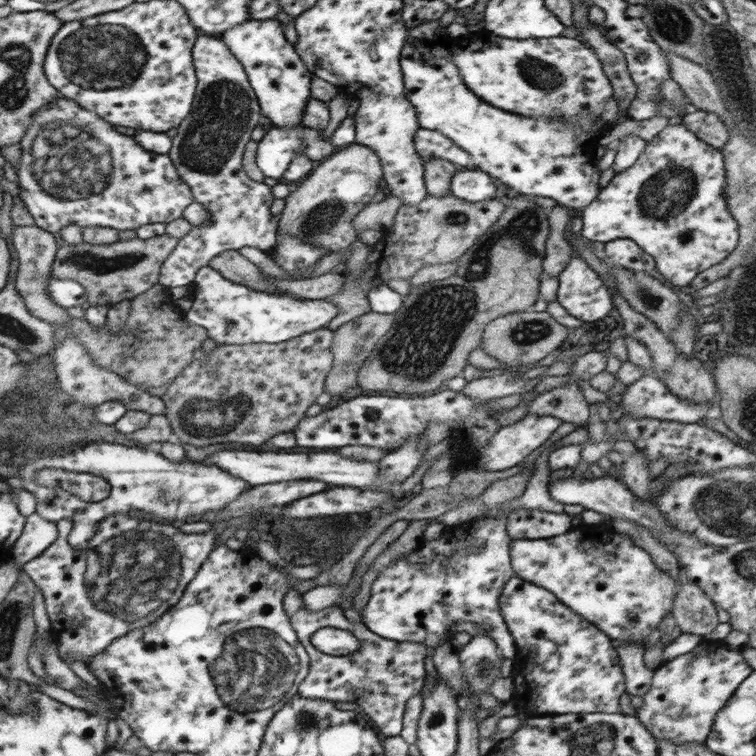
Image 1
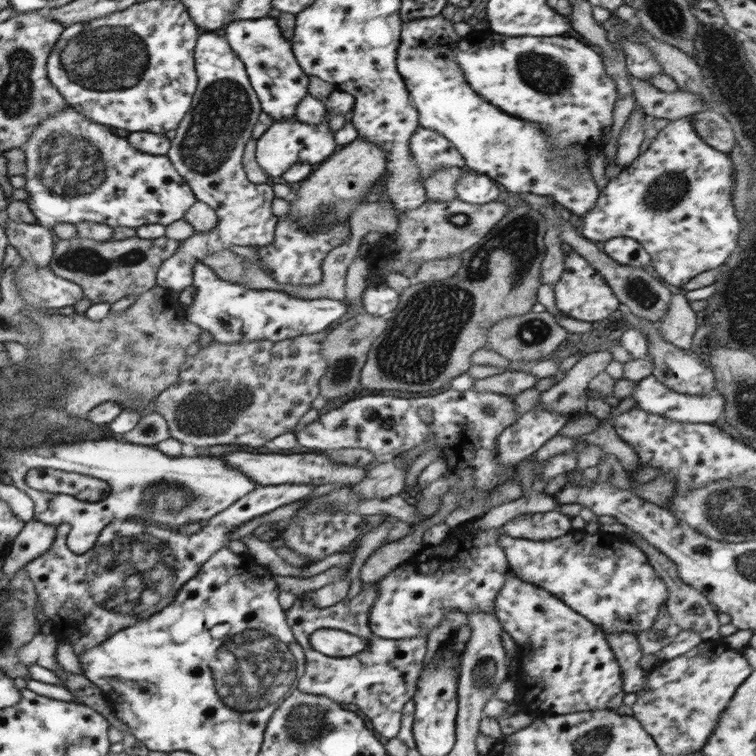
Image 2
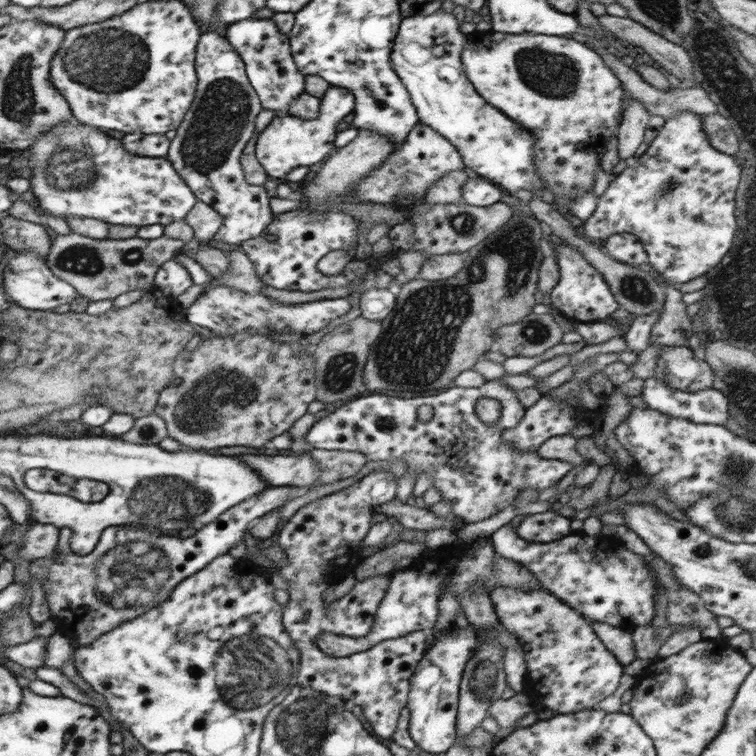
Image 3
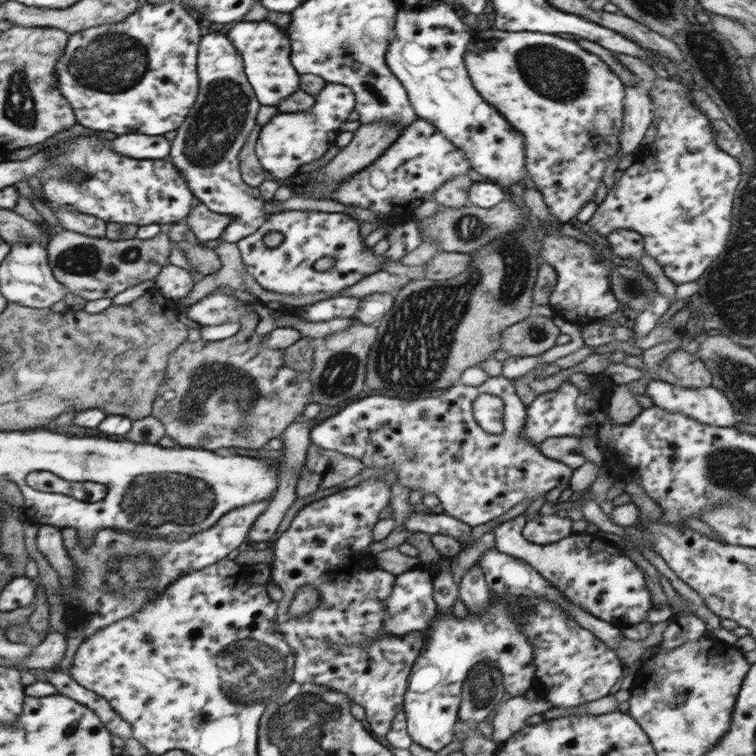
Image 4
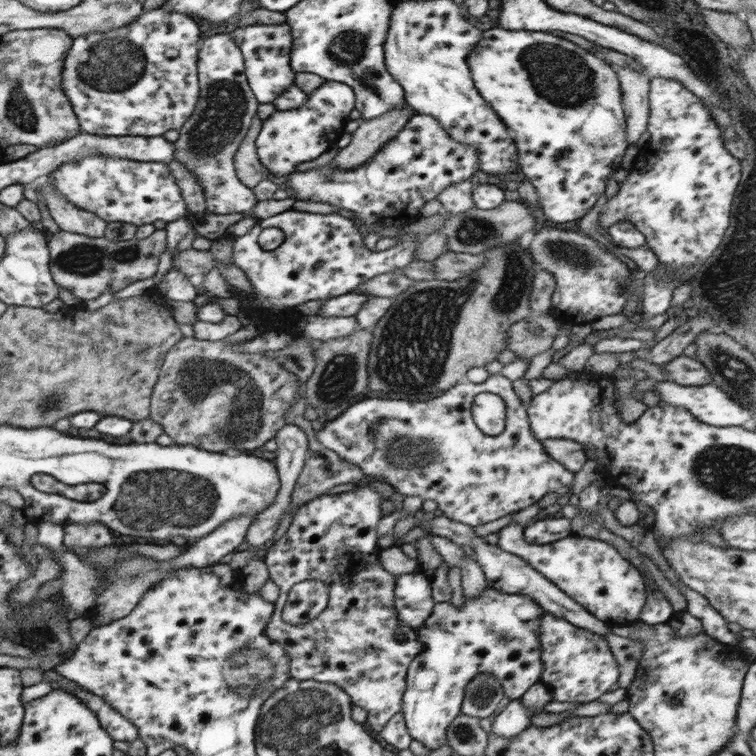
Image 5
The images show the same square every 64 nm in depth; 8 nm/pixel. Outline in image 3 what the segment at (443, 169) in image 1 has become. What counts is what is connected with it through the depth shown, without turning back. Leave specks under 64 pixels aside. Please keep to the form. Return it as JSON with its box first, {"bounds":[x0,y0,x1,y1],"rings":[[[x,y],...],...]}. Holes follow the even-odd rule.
{"bounds":[424,170,470,204],"rings":[[[464,170],[448,172],[447,176],[442,176],[432,187],[428,187],[424,202],[428,204],[450,204],[462,201],[462,186],[470,180]]]}

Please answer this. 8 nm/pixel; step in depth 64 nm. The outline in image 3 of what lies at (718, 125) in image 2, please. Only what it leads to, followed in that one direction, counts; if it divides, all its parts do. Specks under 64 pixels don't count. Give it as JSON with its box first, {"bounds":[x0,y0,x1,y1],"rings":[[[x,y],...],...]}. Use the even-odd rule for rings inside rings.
{"bounds":[701,113,738,156],"rings":[[[719,113],[701,115],[703,132],[709,144],[716,150],[734,156],[738,152],[737,137],[733,134],[729,121]]]}

